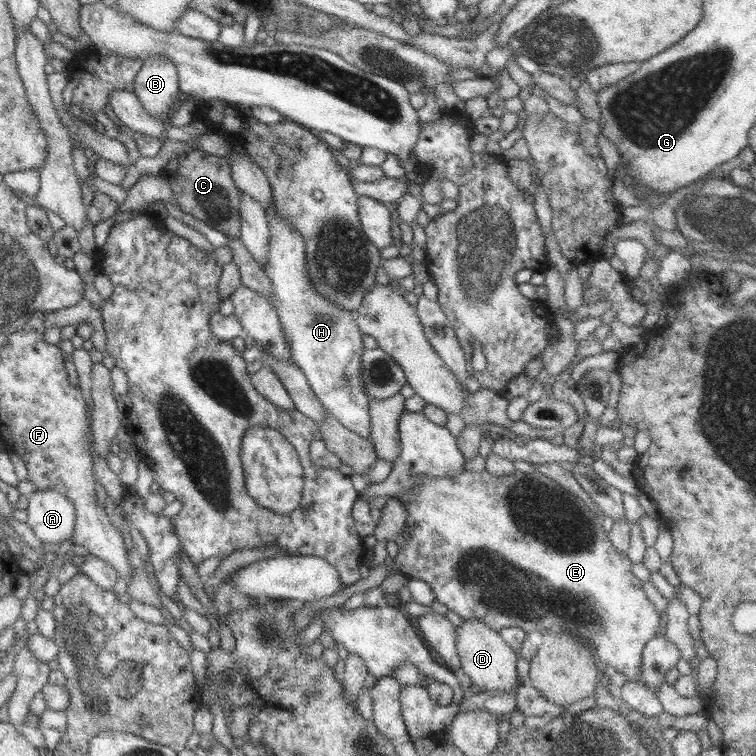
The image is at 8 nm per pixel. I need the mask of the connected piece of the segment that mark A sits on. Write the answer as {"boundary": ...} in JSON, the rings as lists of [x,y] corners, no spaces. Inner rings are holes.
{"boundary":[[[53,490],[33,491],[26,496],[27,526],[43,544],[59,544],[72,535],[74,507]]]}

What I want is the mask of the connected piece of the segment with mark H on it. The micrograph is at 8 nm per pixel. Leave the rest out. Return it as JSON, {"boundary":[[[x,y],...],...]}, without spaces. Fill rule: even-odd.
{"boundary":[[[267,211],[268,244],[263,274],[271,284],[269,304],[275,308],[289,358],[308,383],[311,392],[325,412],[341,427],[367,438],[369,435],[369,405],[361,382],[359,360],[364,347],[361,332],[354,323],[353,313],[341,309],[315,291],[307,275],[305,245],[295,227],[291,227],[275,211]]]}

